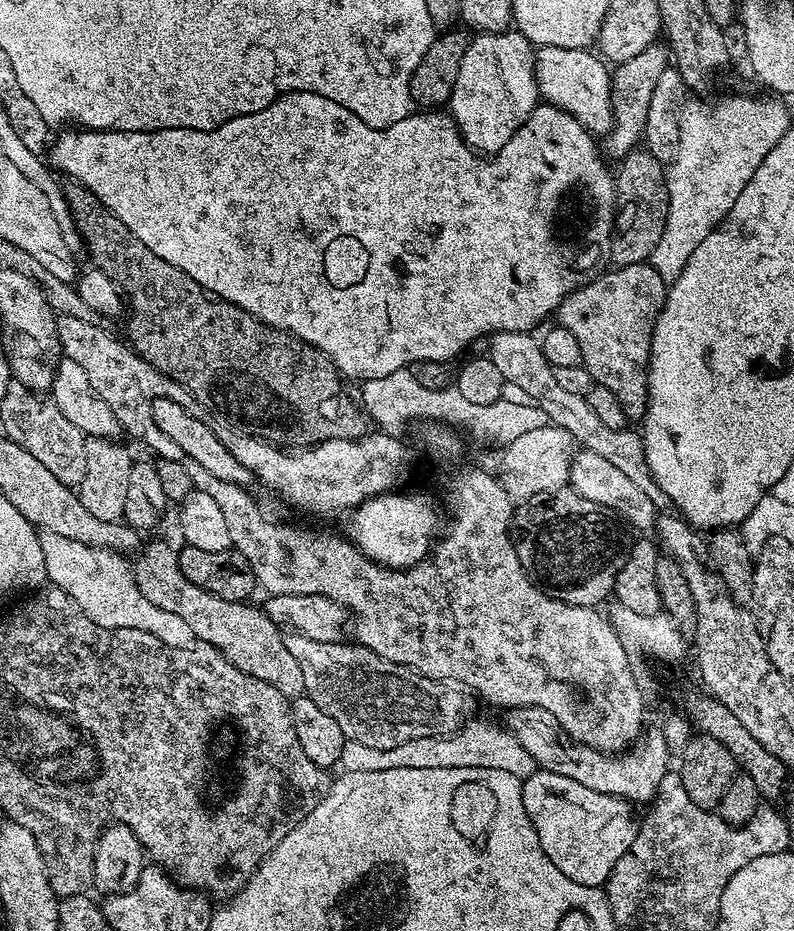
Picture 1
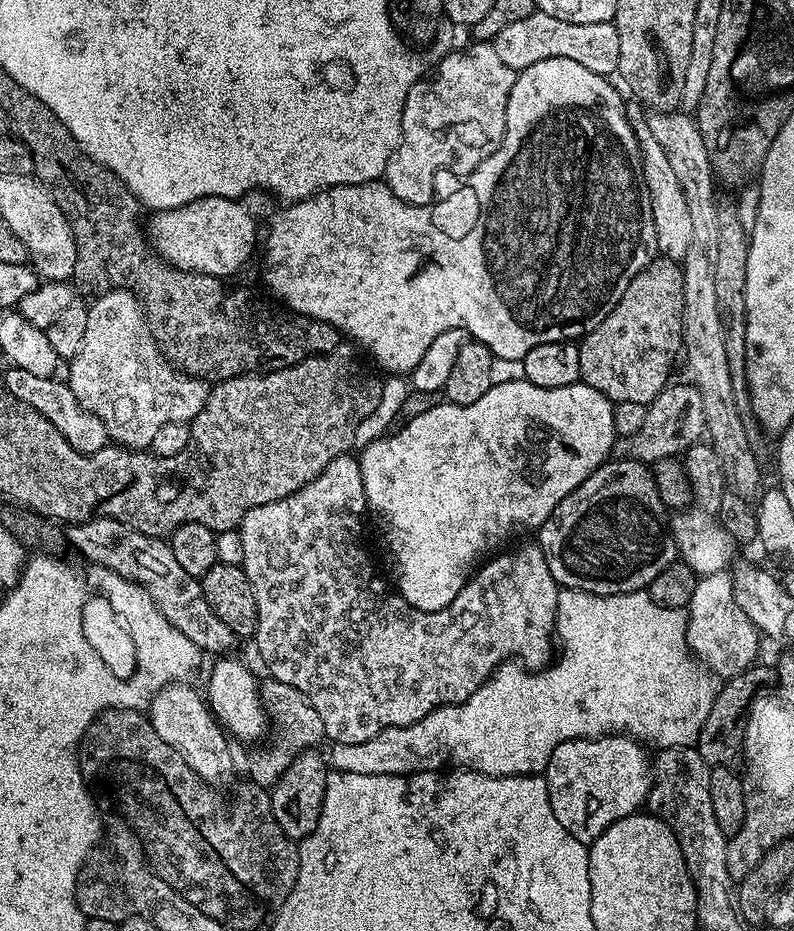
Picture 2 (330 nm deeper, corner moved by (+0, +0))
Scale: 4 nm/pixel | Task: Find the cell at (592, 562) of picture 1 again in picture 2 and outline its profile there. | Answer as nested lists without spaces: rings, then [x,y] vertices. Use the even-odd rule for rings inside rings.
[[[612,458],[601,464],[598,470],[594,470],[590,474],[590,478],[586,478],[586,482],[582,482],[582,486],[578,486],[573,492],[566,494],[566,498],[562,498],[562,502],[558,502],[554,514],[550,514],[550,518],[546,518],[546,522],[538,530],[538,543],[544,551],[544,557],[548,563],[550,574],[556,579],[557,585],[560,588],[577,588],[583,592],[598,594],[599,596],[642,592],[647,589],[649,584],[654,582],[654,578],[658,578],[658,574],[662,574],[662,570],[666,570],[666,566],[677,563],[676,539],[672,537],[668,525],[670,512],[669,509],[664,507],[658,486],[652,477],[652,468],[642,460],[631,458],[620,458],[624,460],[616,459]]]

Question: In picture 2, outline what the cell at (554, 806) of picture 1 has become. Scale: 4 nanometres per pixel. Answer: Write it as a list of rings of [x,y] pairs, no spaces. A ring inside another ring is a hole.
[[[623,734],[562,742],[542,773],[554,818],[574,838],[591,845],[614,822],[637,815],[647,805],[654,783],[654,768],[644,751],[641,741]]]

